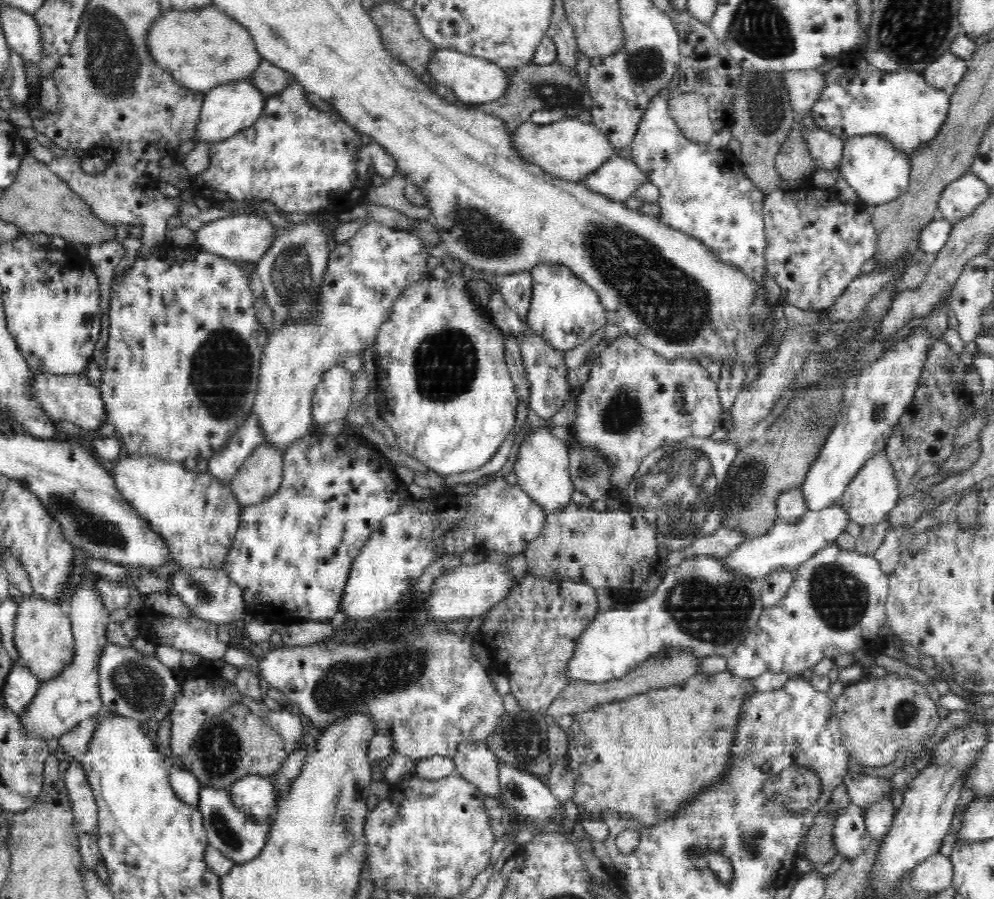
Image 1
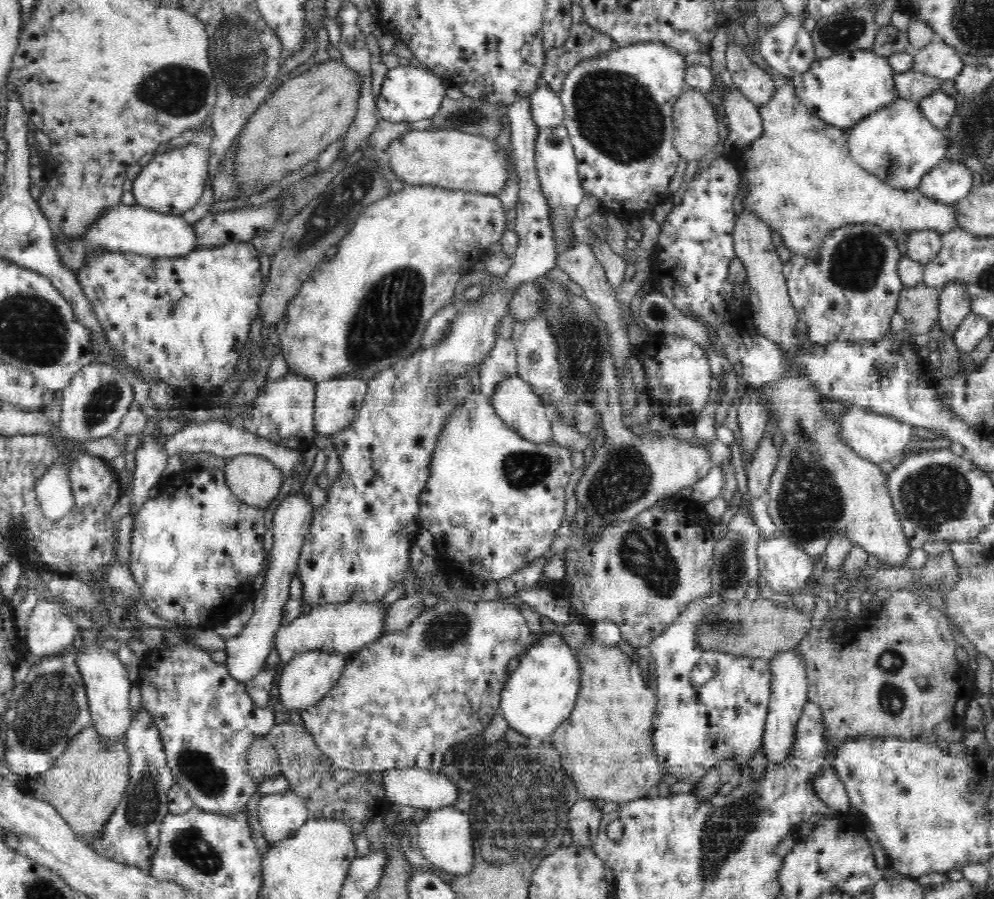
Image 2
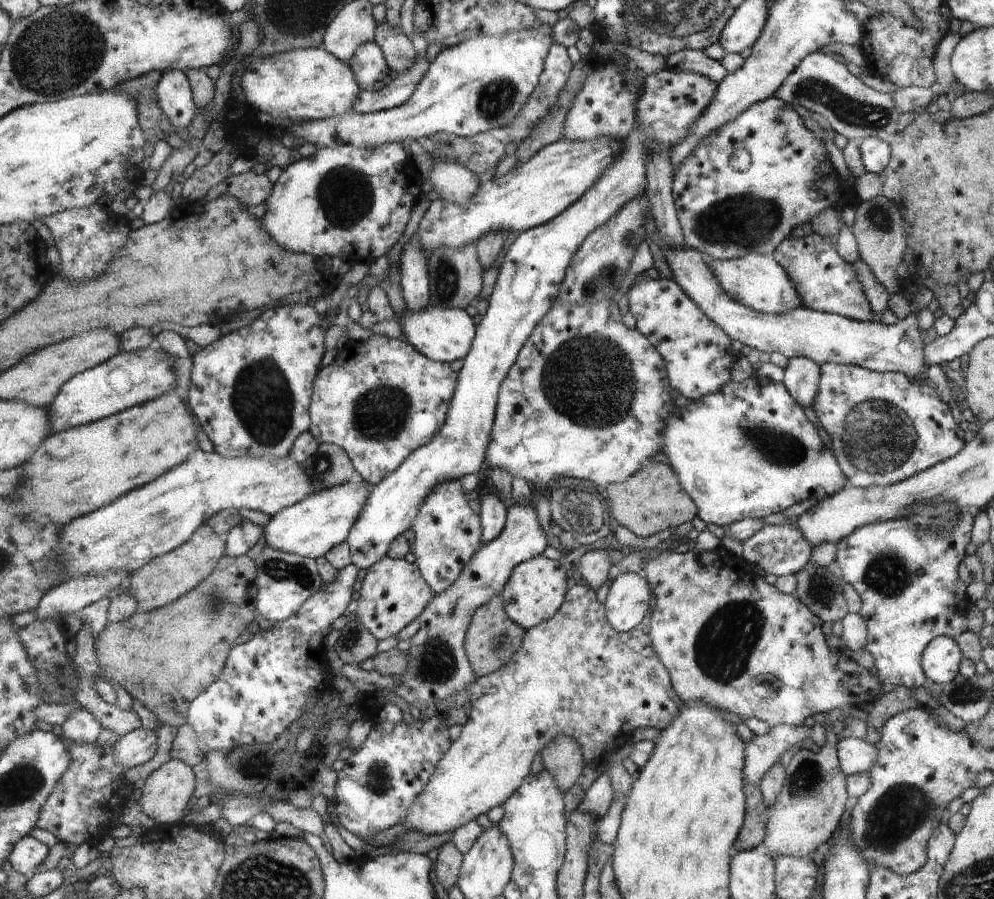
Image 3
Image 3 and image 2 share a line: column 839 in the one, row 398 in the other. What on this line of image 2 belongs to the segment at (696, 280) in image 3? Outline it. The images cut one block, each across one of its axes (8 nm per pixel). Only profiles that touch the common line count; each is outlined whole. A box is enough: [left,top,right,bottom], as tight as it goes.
[314,376,367,436]

